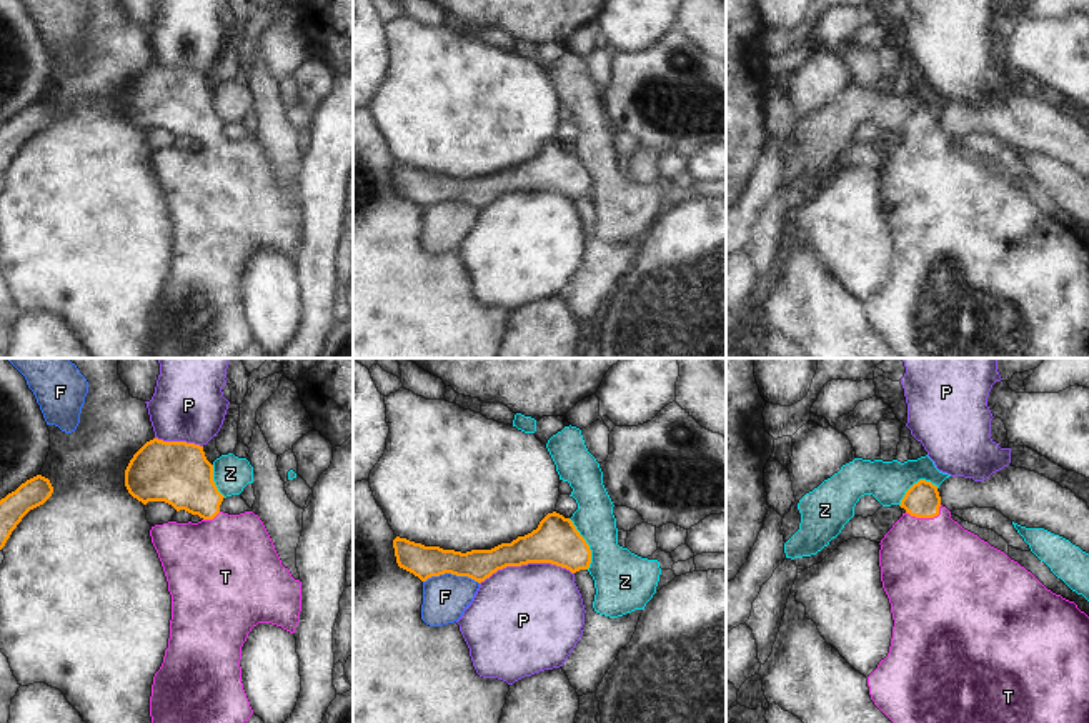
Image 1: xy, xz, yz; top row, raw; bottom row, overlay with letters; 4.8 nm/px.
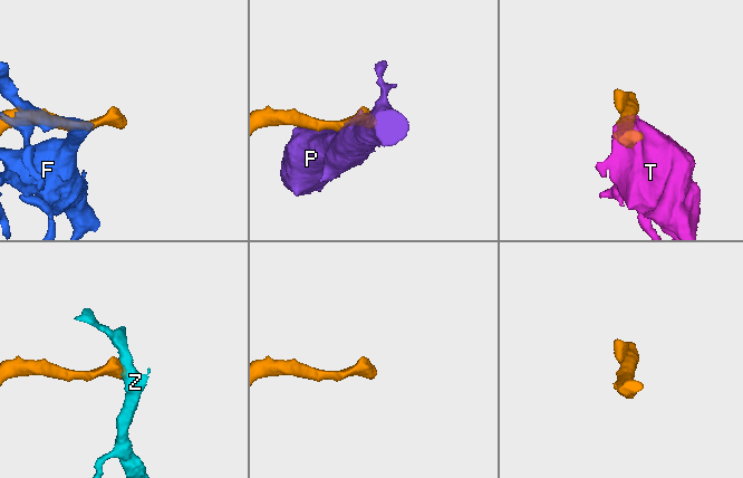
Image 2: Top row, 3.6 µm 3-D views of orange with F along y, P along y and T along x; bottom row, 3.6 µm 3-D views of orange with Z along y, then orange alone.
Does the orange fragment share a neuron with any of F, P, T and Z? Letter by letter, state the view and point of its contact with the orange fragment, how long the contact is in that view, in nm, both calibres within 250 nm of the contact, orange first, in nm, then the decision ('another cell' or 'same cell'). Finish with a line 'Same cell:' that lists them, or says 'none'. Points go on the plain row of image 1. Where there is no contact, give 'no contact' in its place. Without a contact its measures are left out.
F: xz (452, 200) | 280 nm | 160/220 nm | another cell
P: xz (527, 190) | 460 nm | 220/500 nm | another cell
T: yz (926, 144) | 180 nm | 170/500 nm | same cell
Z: xz (586, 170) | 260 nm | 220/280 nm | another cell
Same cell: T

